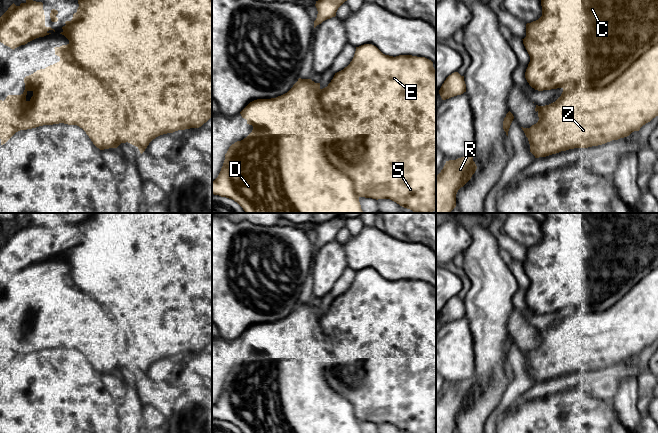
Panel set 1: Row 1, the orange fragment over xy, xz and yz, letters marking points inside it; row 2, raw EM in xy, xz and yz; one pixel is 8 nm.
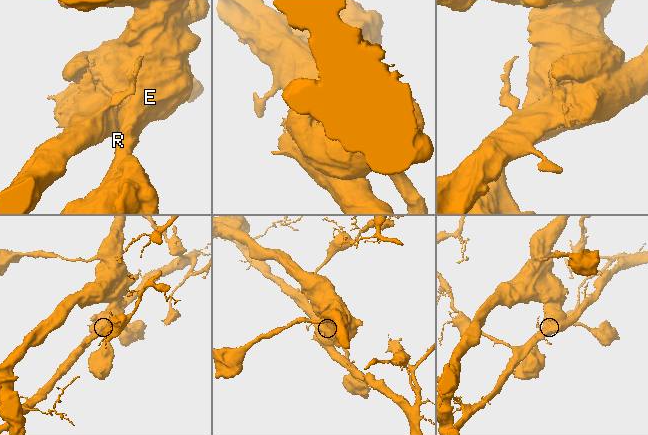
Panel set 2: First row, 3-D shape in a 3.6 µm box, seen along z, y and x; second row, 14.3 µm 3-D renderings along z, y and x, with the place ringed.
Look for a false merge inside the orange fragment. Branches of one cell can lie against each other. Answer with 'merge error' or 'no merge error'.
merge error

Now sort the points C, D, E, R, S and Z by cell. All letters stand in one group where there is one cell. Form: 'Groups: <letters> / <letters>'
Groups: C E R S / D Z

